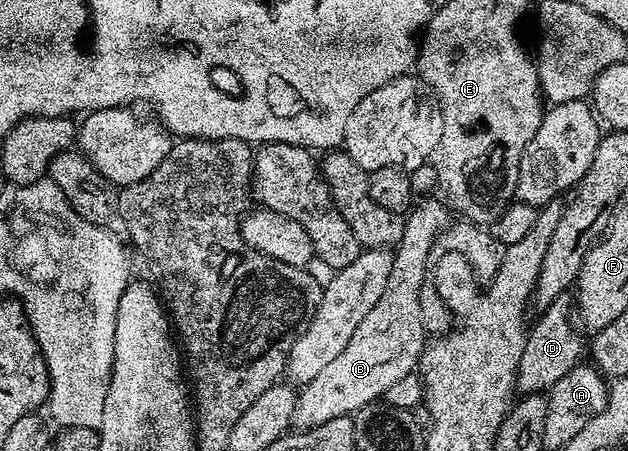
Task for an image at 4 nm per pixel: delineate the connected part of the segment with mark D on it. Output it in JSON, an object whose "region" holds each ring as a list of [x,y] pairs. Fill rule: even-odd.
{"region":[[[564,292],[550,306],[537,314],[538,322],[529,326],[524,343],[524,355],[520,355],[518,374],[514,380],[514,388],[519,394],[545,394],[574,365],[579,364],[581,353],[584,353],[583,334],[572,316],[572,297]],[[571,317],[571,318],[570,318]],[[575,325],[575,326],[574,326]],[[579,333],[579,334],[578,334]]]}

